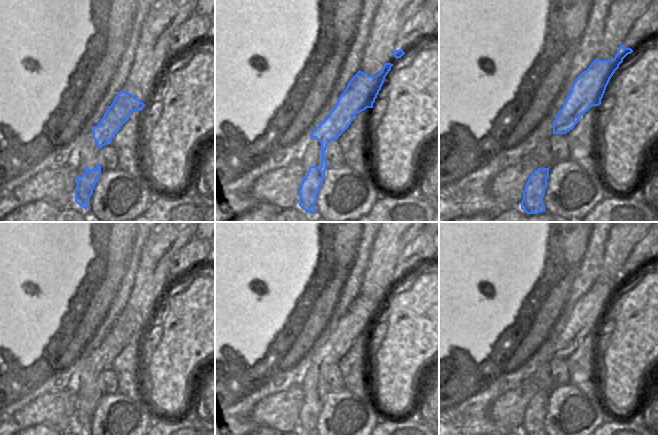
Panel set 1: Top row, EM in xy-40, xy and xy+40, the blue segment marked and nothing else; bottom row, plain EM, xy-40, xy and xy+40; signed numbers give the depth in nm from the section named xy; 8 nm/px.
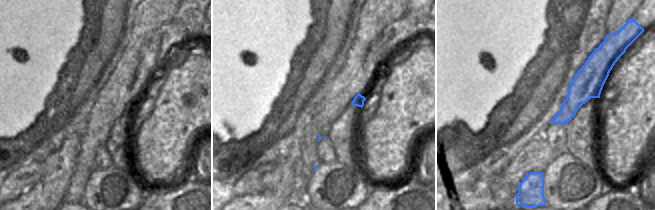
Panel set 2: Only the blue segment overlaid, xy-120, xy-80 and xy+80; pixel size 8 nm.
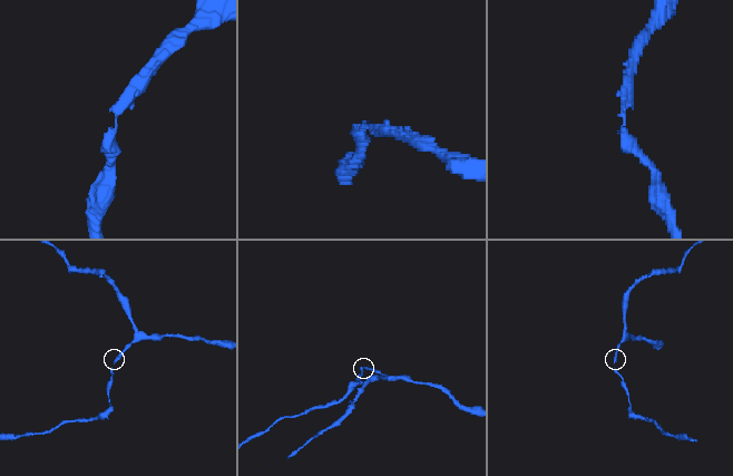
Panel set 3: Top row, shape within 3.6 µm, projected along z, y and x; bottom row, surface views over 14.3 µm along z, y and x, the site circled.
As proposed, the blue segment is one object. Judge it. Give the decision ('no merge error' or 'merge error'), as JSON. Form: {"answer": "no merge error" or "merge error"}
{"answer": "no merge error"}

